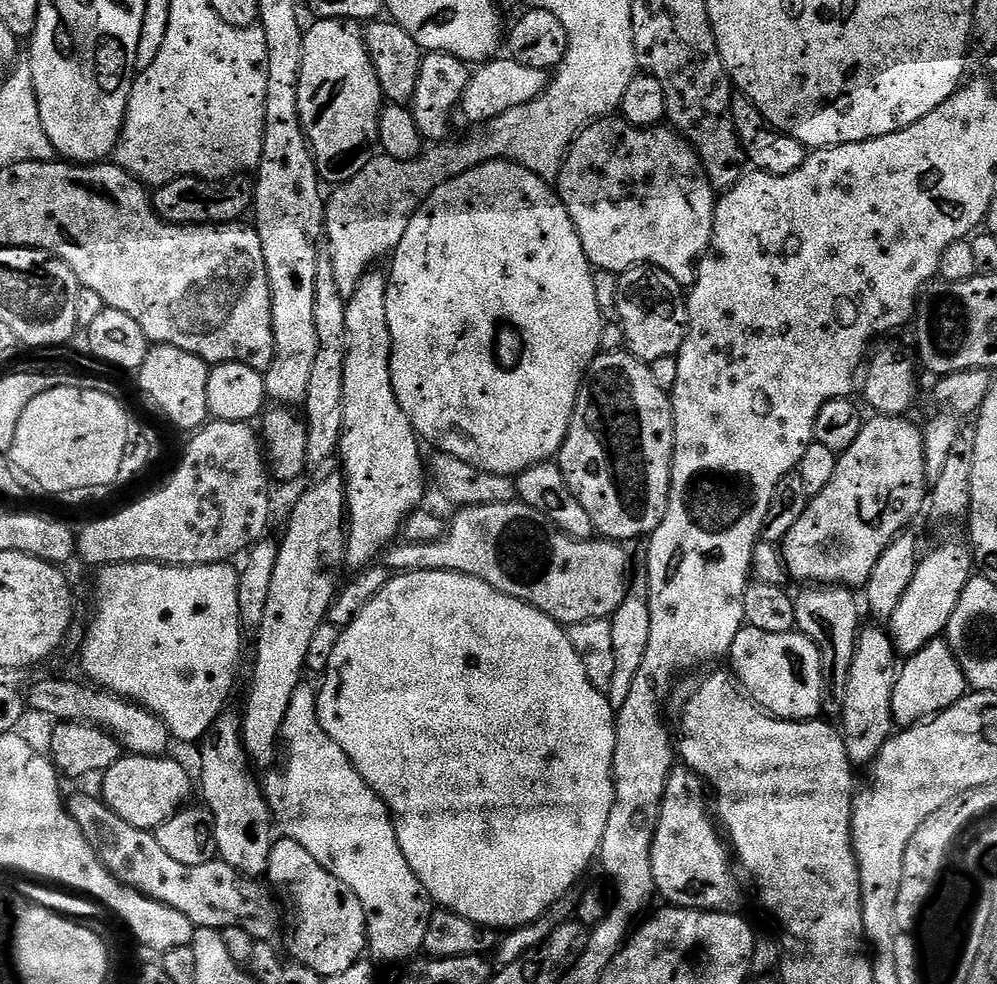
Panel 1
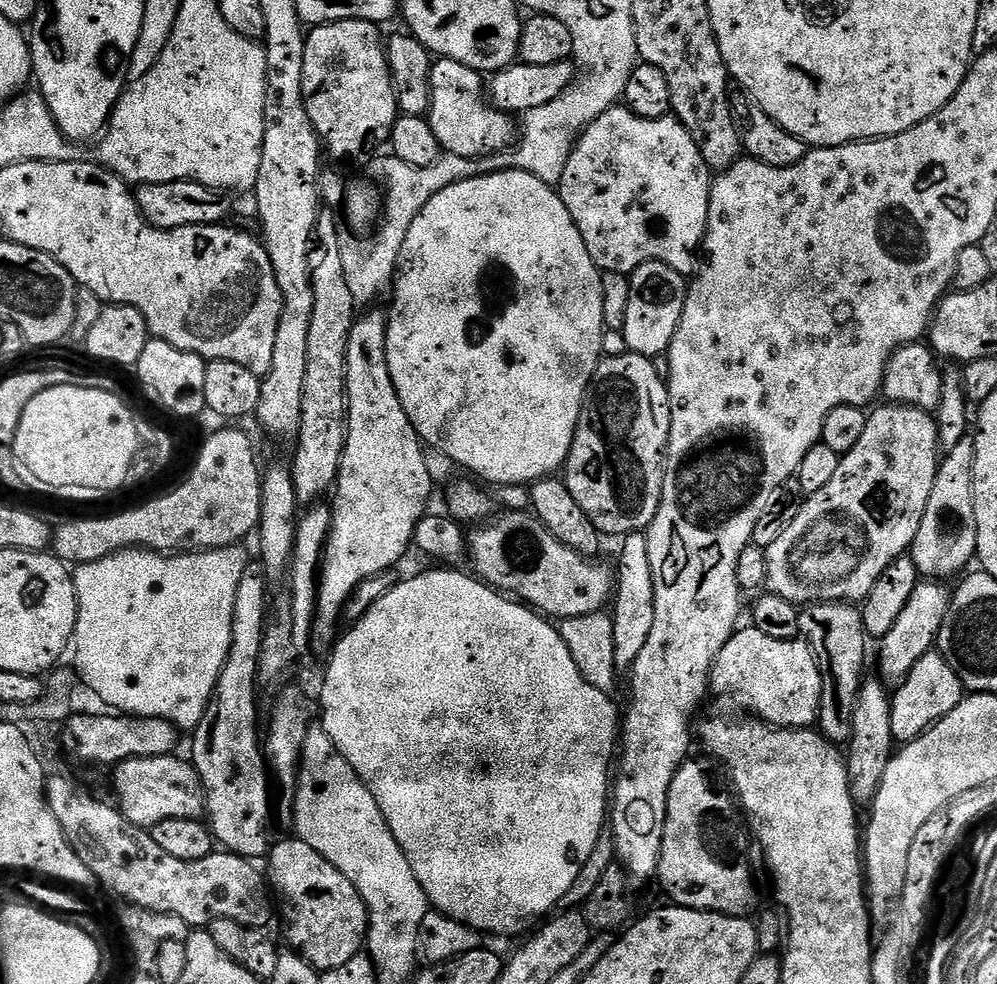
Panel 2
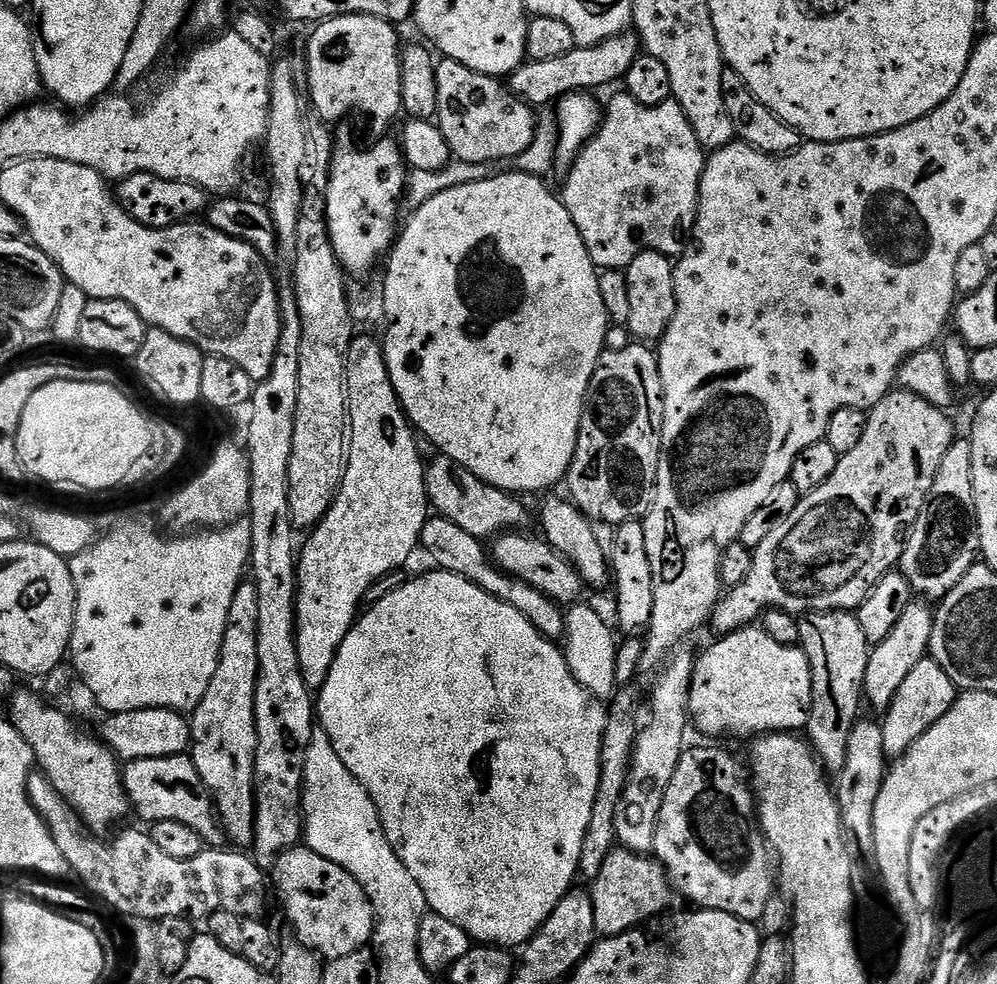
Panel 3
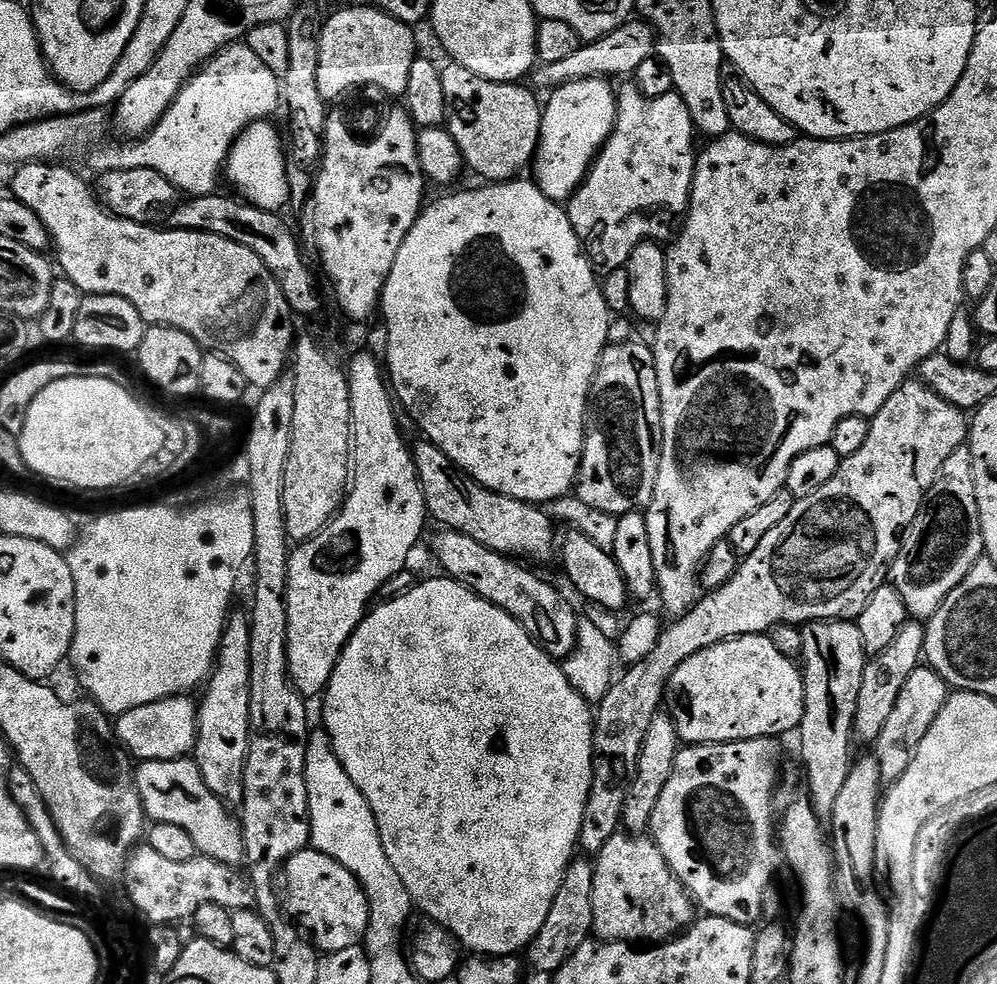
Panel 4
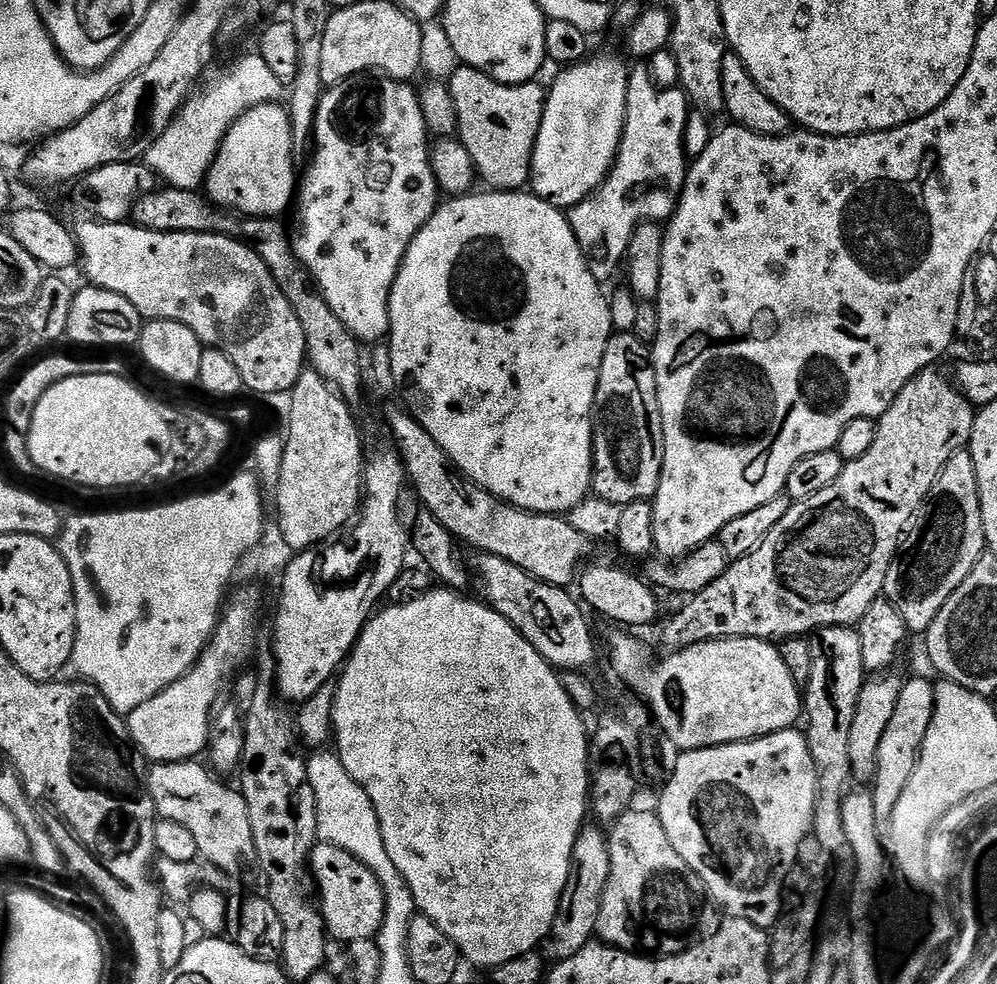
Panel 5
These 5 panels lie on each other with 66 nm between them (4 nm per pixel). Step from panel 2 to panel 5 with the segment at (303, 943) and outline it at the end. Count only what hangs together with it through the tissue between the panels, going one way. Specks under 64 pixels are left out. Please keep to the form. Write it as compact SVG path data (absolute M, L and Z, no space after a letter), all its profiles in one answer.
M317 843L310 857L310 876L316 879L316 892L324 905L318 908L318 915L324 922L327 935L341 940L349 946L356 939L373 939L380 934L384 921L384 889L380 887L380 879L372 873L360 860L355 860L346 850L333 844Z

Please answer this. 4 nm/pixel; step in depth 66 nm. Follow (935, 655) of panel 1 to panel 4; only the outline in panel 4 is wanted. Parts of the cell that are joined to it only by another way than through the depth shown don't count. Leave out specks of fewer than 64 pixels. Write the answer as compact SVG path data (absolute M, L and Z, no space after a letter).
M927 666L916 668L914 674L906 678L906 686L902 686L894 711L890 713L890 719L886 721L882 734L878 734L874 745L880 778L885 785L895 784L898 778L902 778L902 774L906 774L916 748L922 742L922 738L926 738L930 726L934 726L934 718L938 718L942 706L946 706L949 695L950 686L934 669Z

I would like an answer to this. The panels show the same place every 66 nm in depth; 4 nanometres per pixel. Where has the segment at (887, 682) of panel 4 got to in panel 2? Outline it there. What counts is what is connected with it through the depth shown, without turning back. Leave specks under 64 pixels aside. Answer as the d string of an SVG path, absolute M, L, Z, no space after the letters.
M921 582L916 585L914 594L910 594L910 602L906 602L905 608L902 609L902 615L899 616L898 622L894 622L890 634L886 634L880 641L880 673L879 679L885 685L895 686L914 670L918 658L922 658L927 652L933 651L934 645L940 639L940 628L944 625L944 619L948 613L948 601L950 599L949 589L944 589L945 585L940 582Z

